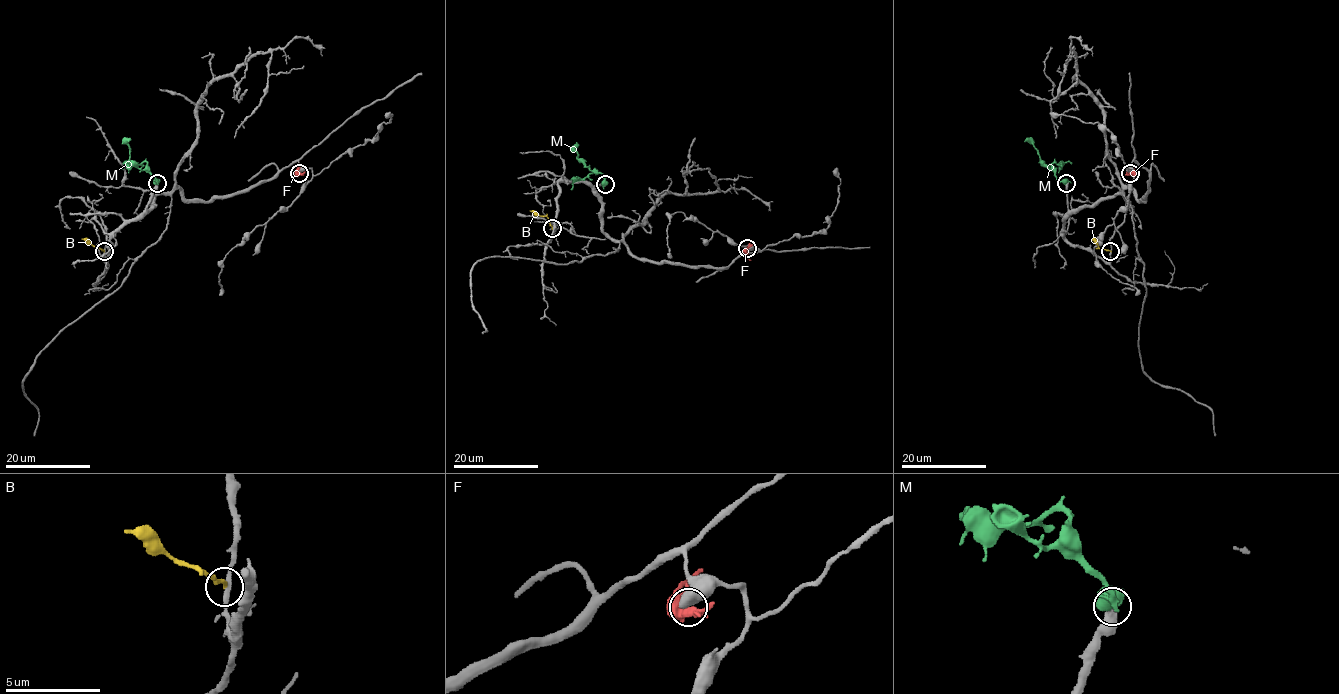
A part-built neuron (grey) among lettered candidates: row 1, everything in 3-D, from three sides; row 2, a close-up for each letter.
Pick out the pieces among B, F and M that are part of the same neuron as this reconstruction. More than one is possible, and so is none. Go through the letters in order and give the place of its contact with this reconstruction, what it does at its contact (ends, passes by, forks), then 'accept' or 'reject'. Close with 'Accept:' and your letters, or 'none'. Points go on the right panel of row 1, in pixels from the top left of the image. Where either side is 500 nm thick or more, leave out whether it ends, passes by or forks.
B: meets grey at (1110, 251); it ends there; reject
F: meets grey at (1130, 173); reject
M: meets grey at (1066, 183); reject
Accept: none

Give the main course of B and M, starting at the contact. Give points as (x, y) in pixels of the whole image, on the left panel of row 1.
B: (104, 251), (82, 239)
M: (157, 183), (129, 159), (128, 140)

